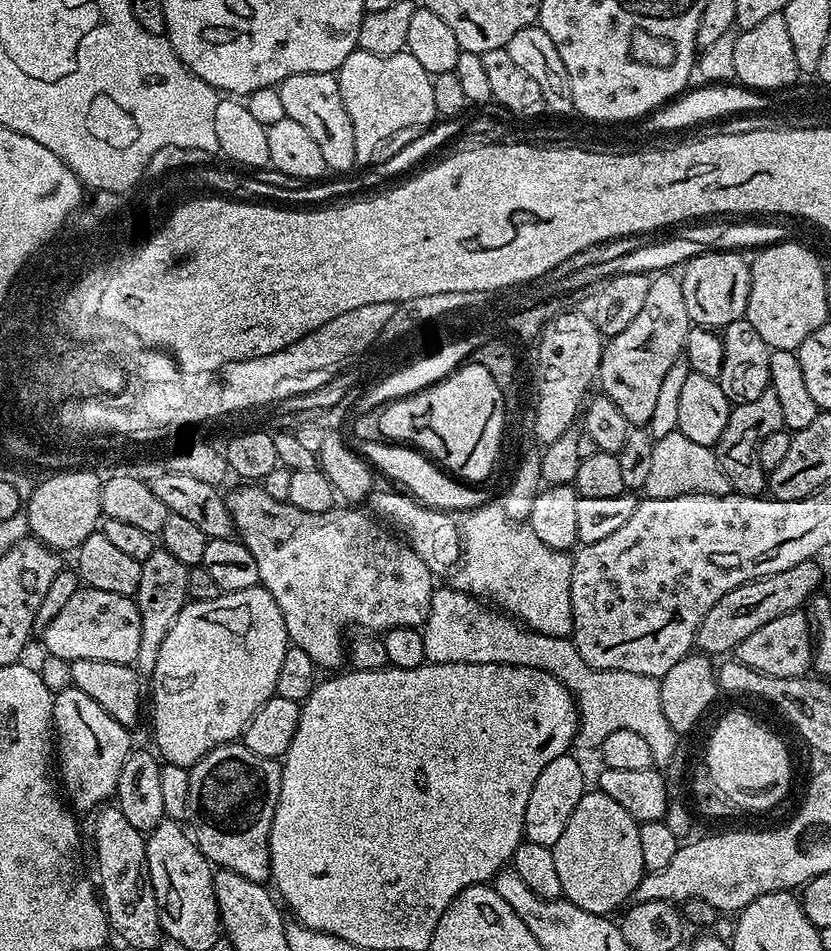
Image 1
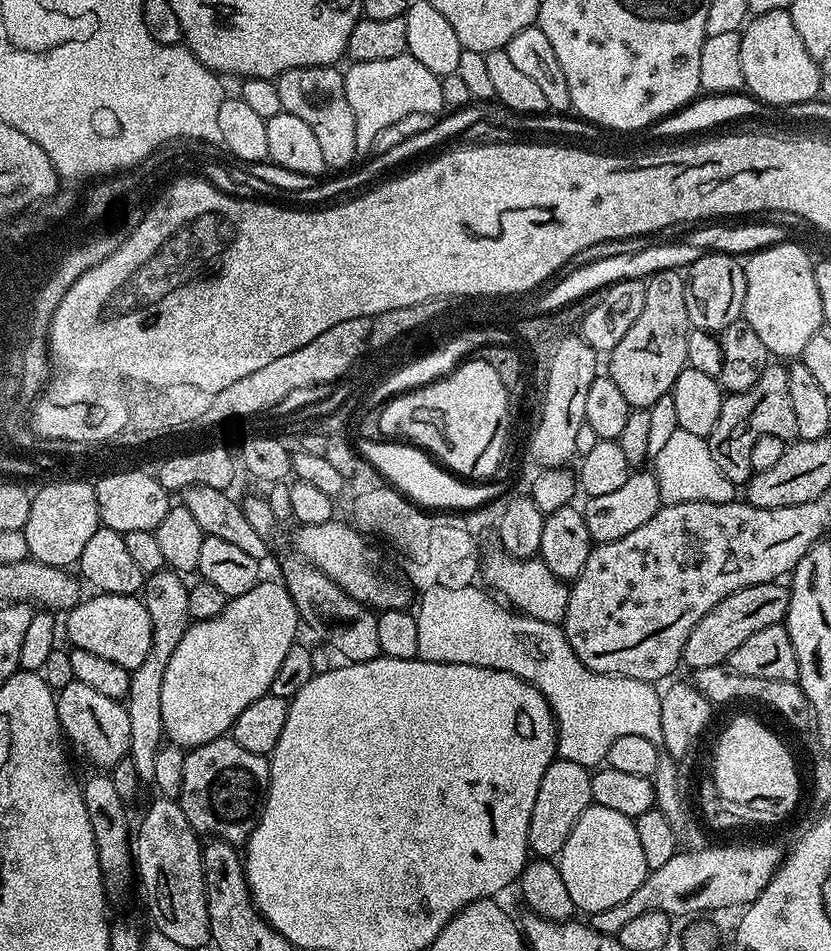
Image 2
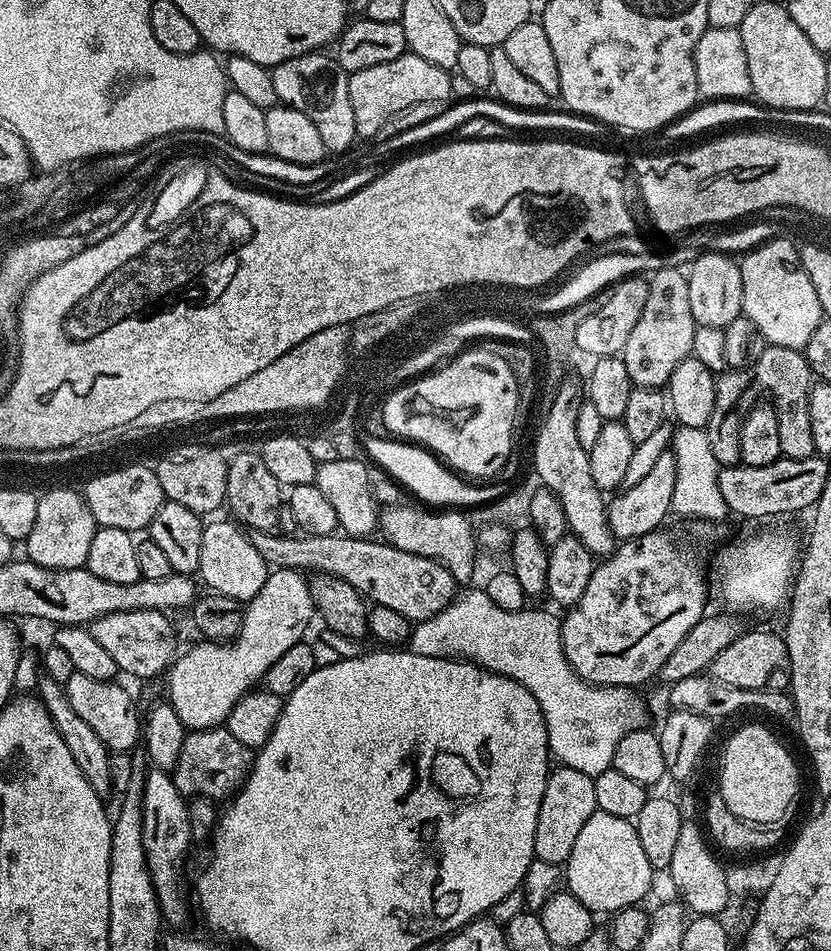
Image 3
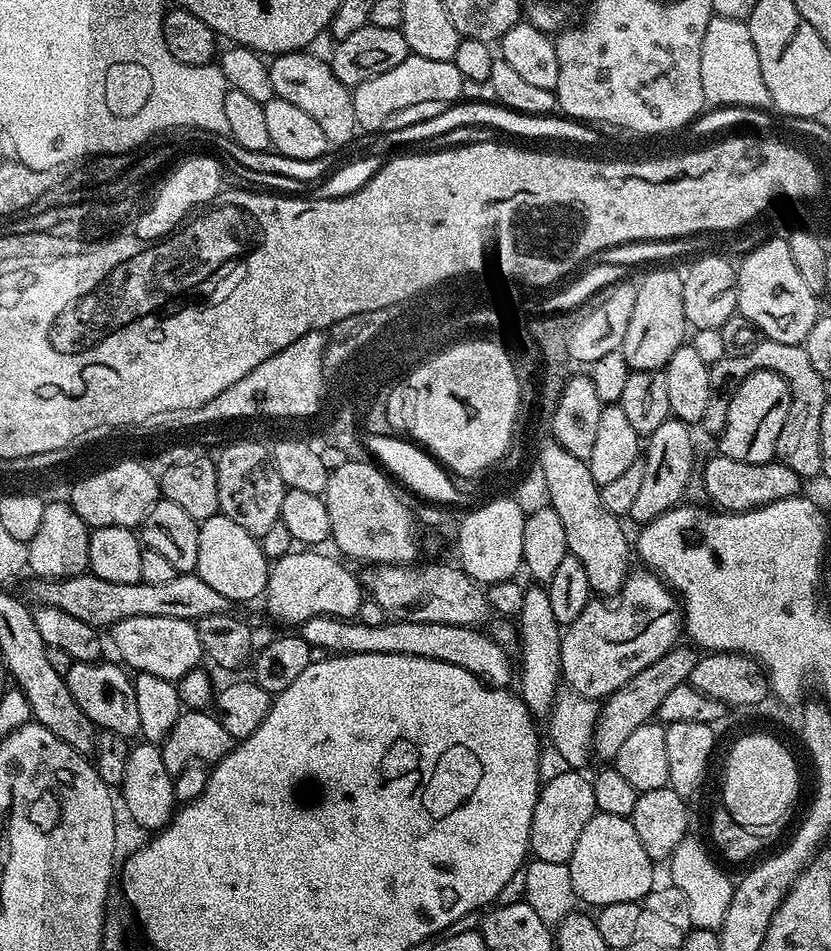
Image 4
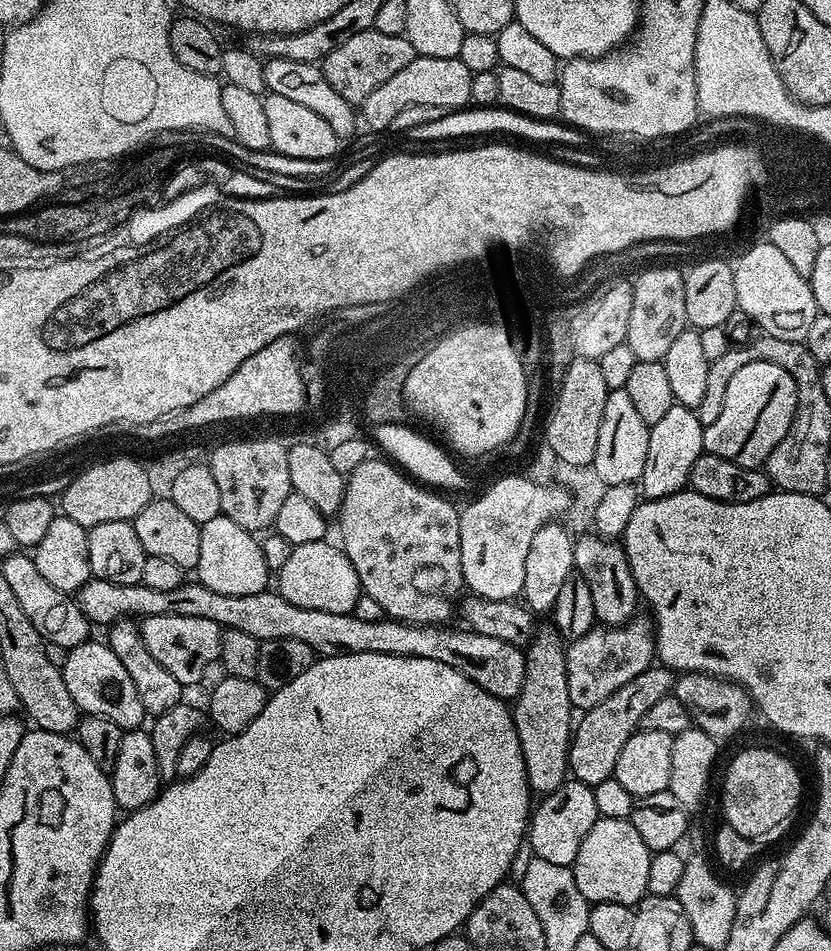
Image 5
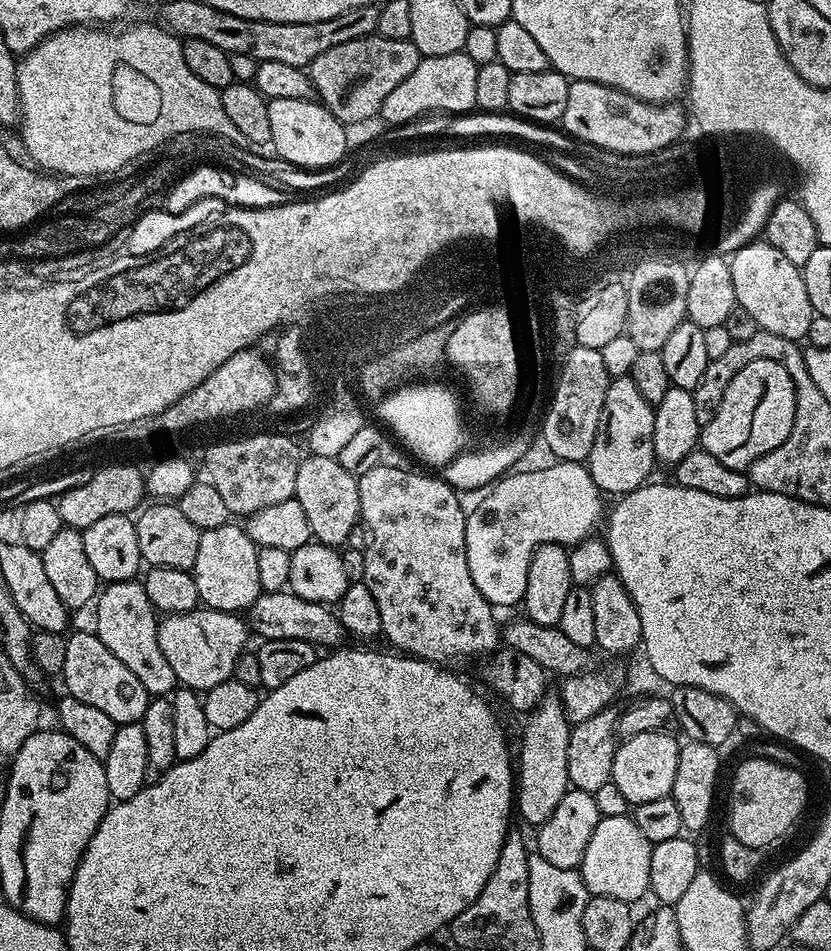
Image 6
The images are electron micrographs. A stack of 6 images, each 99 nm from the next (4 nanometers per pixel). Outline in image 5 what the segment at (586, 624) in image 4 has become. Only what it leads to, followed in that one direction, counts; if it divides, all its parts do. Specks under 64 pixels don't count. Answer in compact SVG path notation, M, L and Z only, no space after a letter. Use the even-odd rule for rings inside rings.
M637 614L616 628L593 626L586 634L567 645L566 682L570 686L573 709L587 710L598 706L618 686L626 686L630 678L653 667L656 651L654 624L647 615Z

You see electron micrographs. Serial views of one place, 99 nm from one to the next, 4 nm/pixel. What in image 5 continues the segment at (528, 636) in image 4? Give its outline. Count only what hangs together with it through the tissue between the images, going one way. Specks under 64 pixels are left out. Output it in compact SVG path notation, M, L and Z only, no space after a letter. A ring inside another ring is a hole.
M548 622L537 627L524 652L526 678L511 713L518 740L522 742L528 786L533 793L547 794L558 790L570 776L568 748L572 744L574 709L570 702L570 686L566 682L567 657L565 637Z

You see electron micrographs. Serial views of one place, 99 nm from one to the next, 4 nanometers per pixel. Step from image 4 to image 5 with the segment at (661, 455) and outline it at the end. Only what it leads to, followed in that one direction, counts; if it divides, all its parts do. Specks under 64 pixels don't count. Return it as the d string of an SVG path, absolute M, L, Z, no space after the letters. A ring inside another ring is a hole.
M673 402L665 416L654 422L648 429L648 449L646 450L646 466L638 481L639 491L644 500L666 498L675 492L683 492L688 488L690 466L704 452L704 426L700 424L695 411Z

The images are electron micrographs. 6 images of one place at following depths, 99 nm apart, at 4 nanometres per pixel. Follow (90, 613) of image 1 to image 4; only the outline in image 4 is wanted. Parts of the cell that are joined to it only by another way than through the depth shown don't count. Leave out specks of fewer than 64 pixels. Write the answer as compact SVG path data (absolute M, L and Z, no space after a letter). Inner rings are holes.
M149 616L122 618L122 622L112 625L110 635L117 654L121 656L119 659L133 673L145 672L154 674L154 678L178 682L187 672L197 671L201 667L200 660L205 659L202 642L199 641L199 630L190 620Z

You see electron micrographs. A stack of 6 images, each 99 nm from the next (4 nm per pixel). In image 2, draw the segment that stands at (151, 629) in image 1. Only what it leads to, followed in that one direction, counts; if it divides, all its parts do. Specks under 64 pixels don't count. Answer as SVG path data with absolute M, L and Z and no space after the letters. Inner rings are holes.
M161 570L147 577L142 589L146 614L150 614L152 623L150 654L146 654L142 666L131 669L126 707L130 718L128 756L134 762L134 770L144 786L152 784L154 761L166 740L162 726L162 682L166 678L166 666L170 666L170 657L174 650L178 650L178 642L182 642L182 634L186 634L190 623L189 585L184 584L184 580L179 572Z

